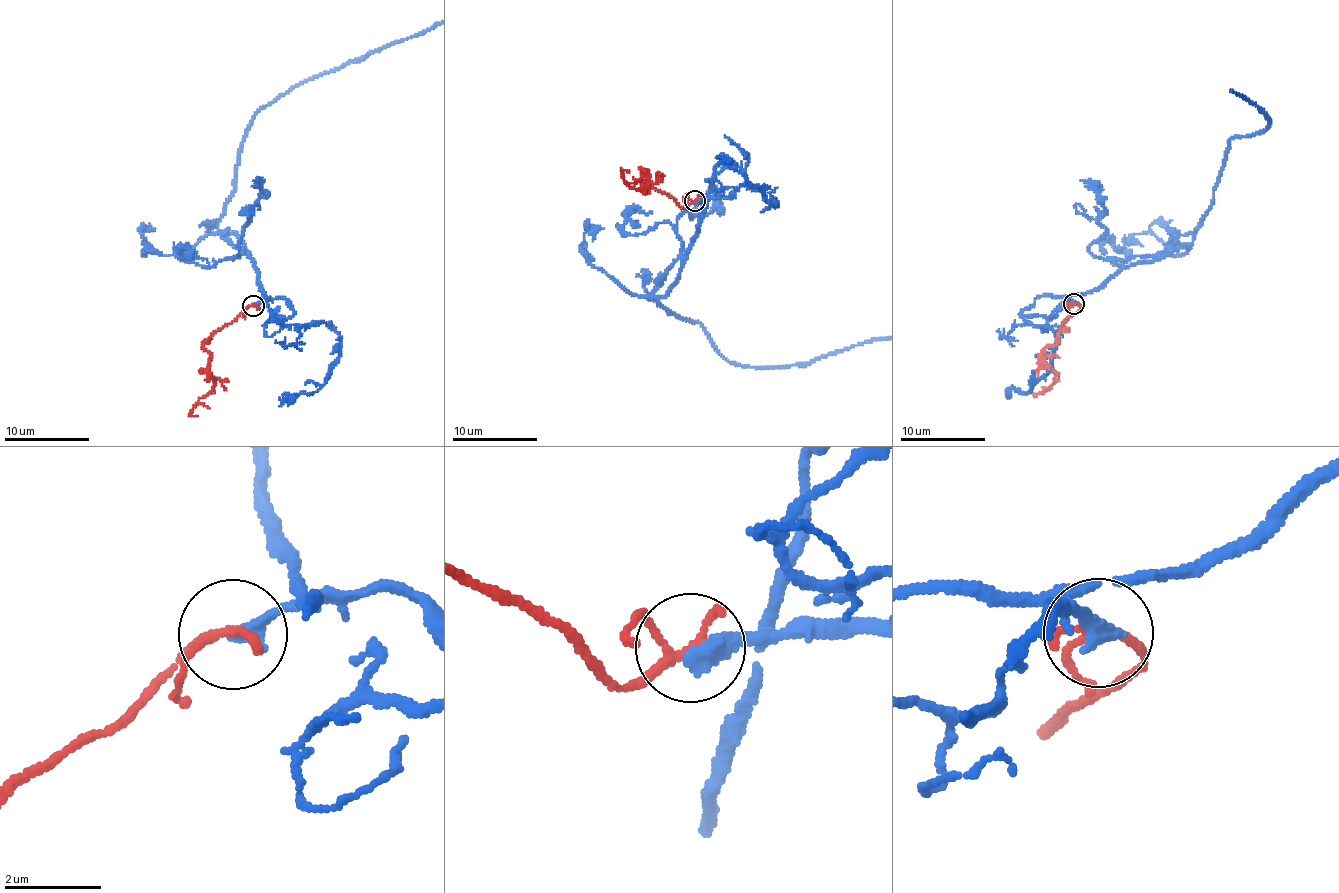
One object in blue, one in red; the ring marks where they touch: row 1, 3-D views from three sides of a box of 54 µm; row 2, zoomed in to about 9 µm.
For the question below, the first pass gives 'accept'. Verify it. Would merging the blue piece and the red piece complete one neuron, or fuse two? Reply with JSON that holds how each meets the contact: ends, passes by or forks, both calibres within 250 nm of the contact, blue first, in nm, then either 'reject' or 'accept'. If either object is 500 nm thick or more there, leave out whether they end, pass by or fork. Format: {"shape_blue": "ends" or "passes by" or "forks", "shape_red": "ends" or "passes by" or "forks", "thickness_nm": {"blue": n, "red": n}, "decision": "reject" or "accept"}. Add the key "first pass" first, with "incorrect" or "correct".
{"first pass": "incorrect", "shape_blue": "ends", "shape_red": "forks", "thickness_nm": {"blue": 380, "red": 140}, "decision": "reject"}

